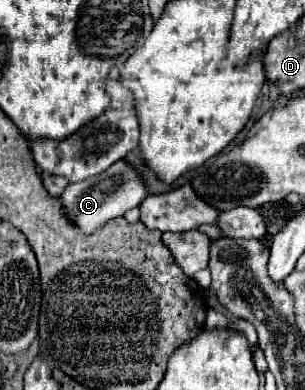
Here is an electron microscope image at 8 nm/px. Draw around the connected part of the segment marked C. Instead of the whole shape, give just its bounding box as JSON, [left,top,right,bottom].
[60,161,146,235]

